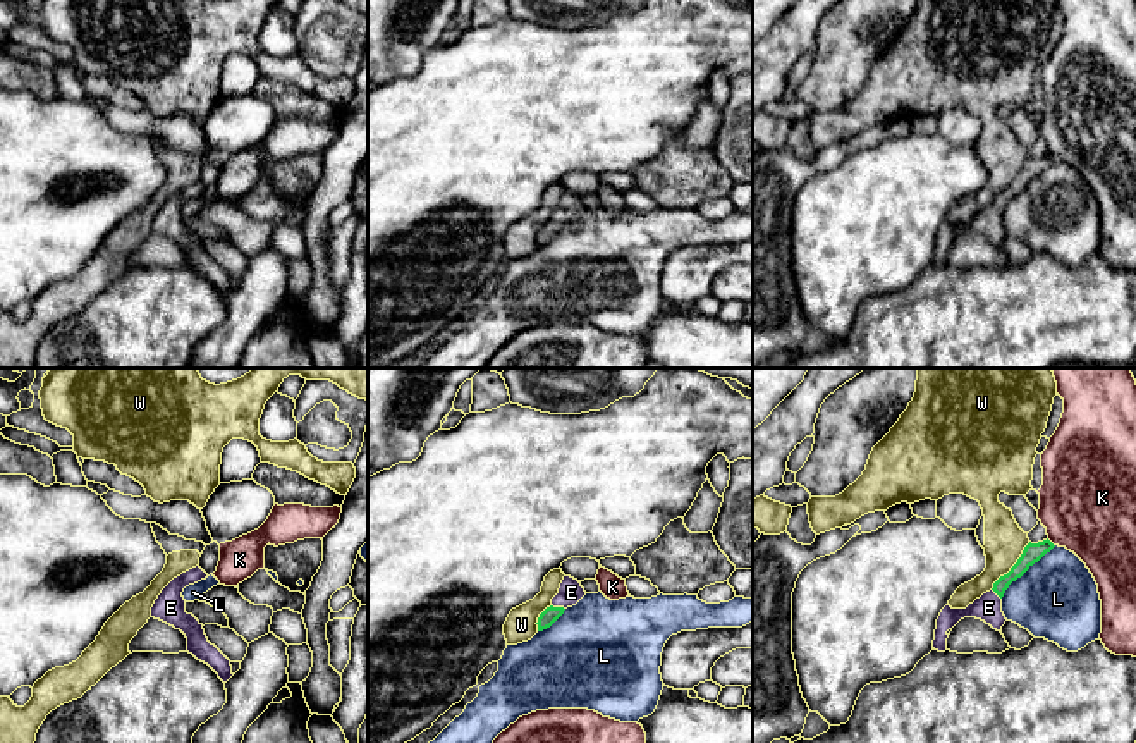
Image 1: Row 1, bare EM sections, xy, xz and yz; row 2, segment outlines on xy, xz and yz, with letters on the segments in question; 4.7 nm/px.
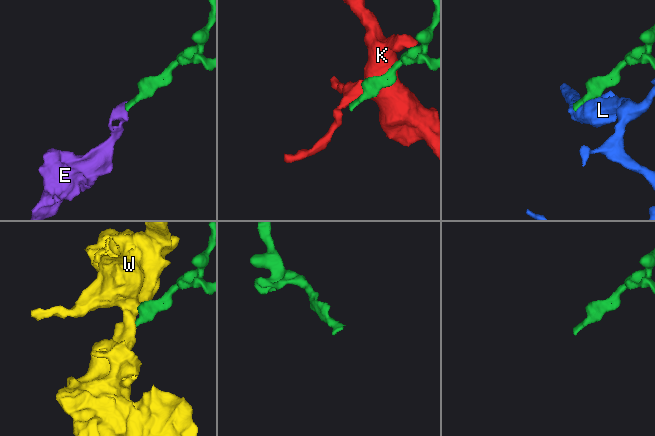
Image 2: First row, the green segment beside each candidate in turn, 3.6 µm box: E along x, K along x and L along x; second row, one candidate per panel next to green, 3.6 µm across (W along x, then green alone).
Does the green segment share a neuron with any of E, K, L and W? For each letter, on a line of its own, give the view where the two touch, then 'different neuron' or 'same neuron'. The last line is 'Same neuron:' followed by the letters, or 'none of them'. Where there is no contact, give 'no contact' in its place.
E: contact in xz; same neuron
K: contact in yz; different neuron
L: contact in yz; different neuron
W: contact in yz; different neuron
Same neuron: E

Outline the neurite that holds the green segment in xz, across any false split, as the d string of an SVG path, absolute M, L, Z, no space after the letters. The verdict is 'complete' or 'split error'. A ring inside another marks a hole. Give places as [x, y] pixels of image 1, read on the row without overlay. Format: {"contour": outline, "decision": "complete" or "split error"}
{"contour": "M564 191L559 208L552 213L552 220L538 232L538 246L550 243L567 222L576 220L584 210L586 206L577 194Z", "decision": "split error"}

